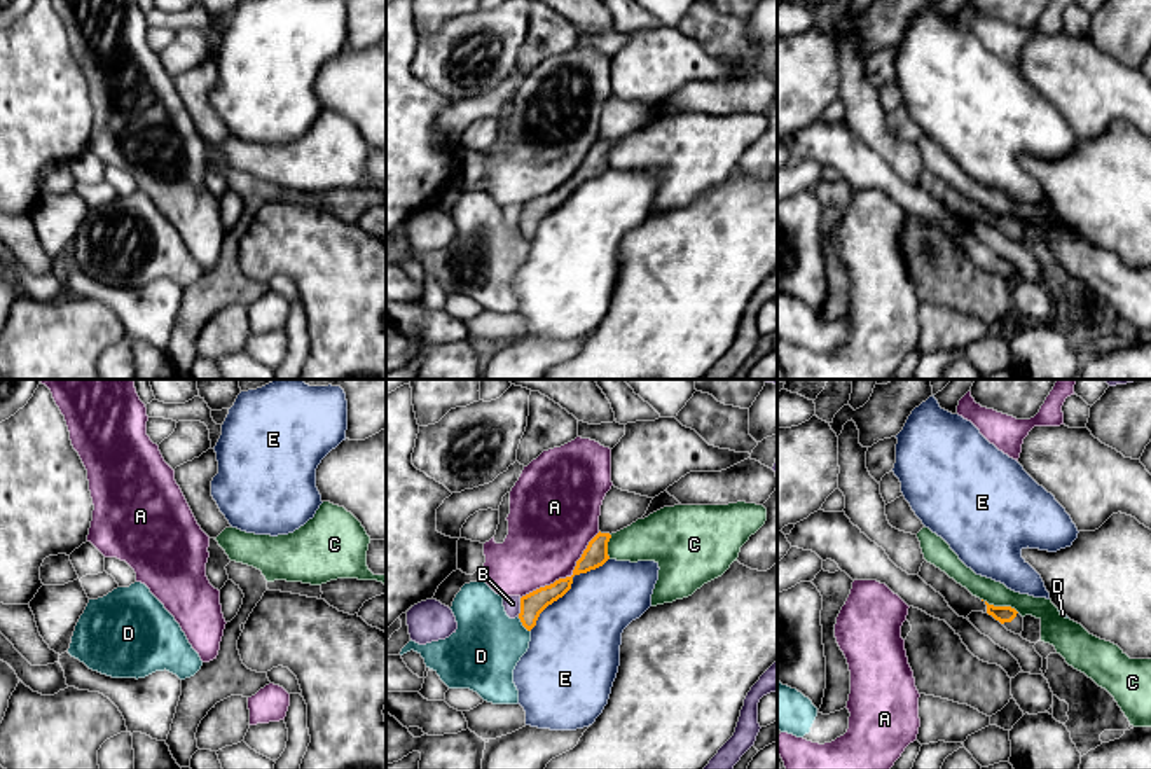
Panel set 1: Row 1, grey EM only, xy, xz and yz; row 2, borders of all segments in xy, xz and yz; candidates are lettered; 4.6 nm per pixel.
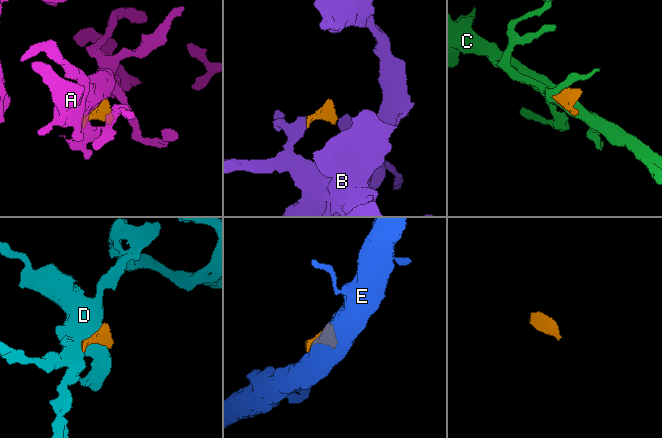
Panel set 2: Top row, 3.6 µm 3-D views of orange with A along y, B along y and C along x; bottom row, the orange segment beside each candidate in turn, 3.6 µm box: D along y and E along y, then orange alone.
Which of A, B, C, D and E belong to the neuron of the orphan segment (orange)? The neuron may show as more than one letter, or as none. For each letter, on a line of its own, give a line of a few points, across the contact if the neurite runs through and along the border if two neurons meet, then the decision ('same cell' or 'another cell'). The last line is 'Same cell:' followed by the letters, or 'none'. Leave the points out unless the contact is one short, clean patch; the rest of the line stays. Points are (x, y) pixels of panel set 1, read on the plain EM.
A: another cell
B: line xz (521, 207), (521, 221), (517, 224); another cell
C: another cell
D: another cell
E: another cell
Same cell: none

